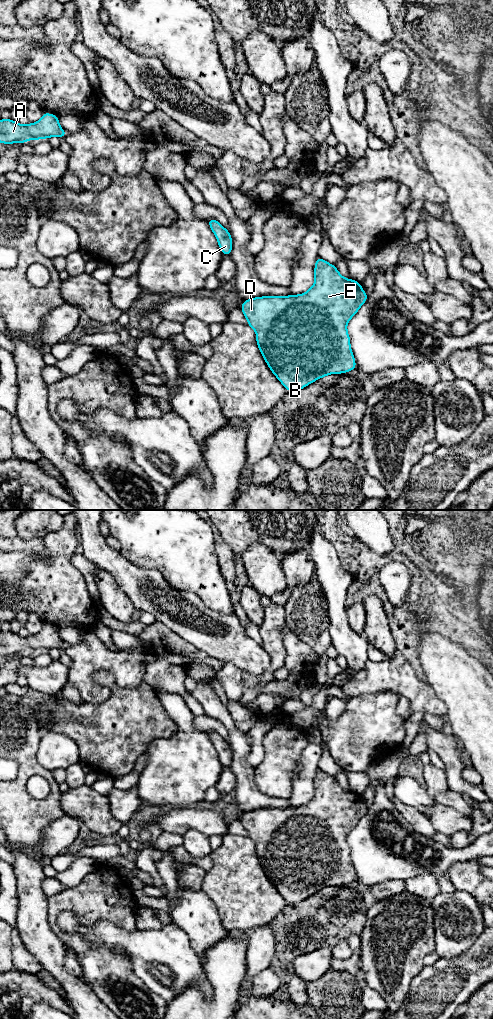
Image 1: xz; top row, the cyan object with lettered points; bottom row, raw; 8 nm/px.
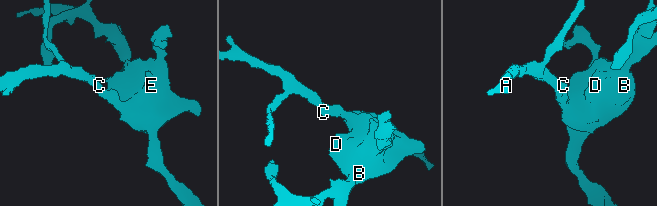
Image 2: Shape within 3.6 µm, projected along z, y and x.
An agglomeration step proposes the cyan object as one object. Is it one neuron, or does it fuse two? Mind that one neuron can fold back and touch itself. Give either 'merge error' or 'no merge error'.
no merge error

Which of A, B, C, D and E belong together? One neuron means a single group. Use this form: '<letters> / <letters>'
A B C D E

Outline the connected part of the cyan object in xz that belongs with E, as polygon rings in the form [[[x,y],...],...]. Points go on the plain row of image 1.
[[[320,769],[315,774],[314,789],[314,796],[303,806],[254,809],[241,817],[247,836],[255,842],[259,863],[287,903],[301,902],[319,890],[356,881],[347,836],[366,814],[368,807],[359,794],[343,789],[335,777]]]

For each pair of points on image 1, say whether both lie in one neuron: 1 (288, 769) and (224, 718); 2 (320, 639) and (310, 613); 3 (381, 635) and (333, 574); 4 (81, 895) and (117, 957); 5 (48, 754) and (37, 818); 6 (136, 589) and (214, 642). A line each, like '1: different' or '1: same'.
1: different
2: same
3: different
4: same
5: different
6: same

